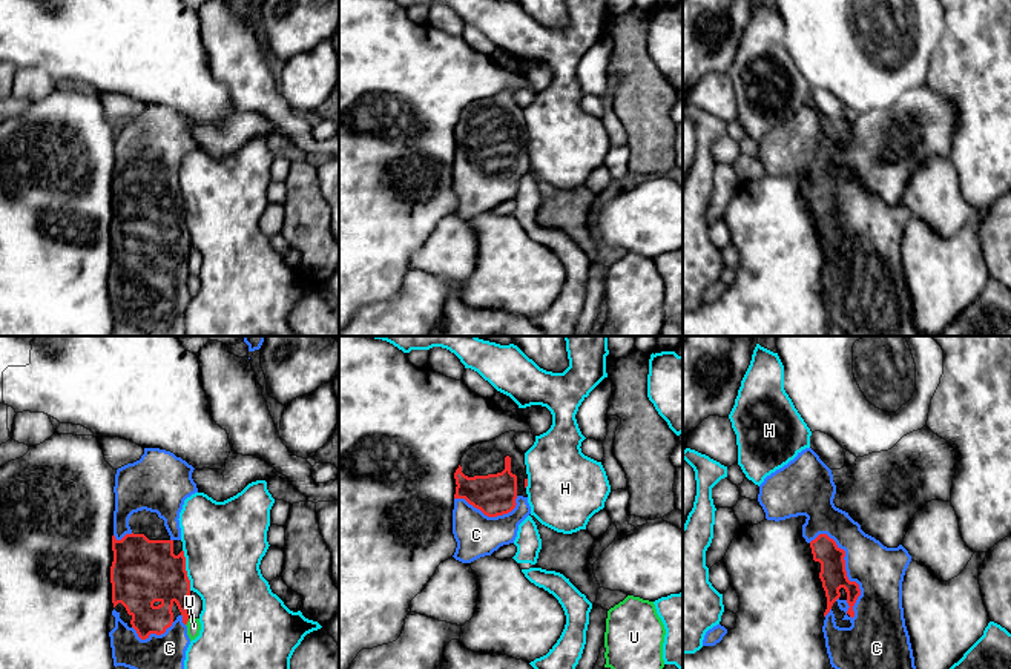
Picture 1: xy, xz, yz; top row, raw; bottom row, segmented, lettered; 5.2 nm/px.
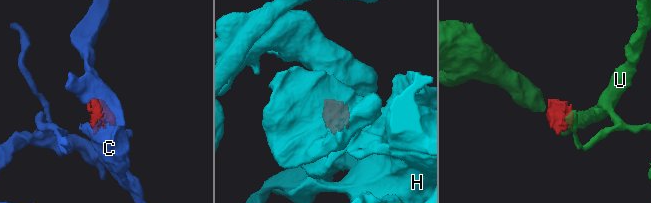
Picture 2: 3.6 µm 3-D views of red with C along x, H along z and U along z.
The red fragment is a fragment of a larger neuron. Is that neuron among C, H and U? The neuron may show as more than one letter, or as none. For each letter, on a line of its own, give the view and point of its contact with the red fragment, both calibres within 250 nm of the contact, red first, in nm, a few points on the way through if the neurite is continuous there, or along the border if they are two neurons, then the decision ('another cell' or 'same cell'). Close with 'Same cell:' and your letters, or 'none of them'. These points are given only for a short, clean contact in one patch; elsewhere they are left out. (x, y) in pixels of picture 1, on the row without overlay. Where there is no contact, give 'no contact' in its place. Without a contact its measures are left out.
C: contact yz (846, 230); calibres 140 and 260 nm; same cell
H: contact xy (184, 226); calibres 340 and 420 nm; border xy (183, 206), (191, 246); another cell
U: contact xy (187, 276); calibres 240 and 80 nm; border xy (189, 275), (186, 281); another cell
Same cell: C

